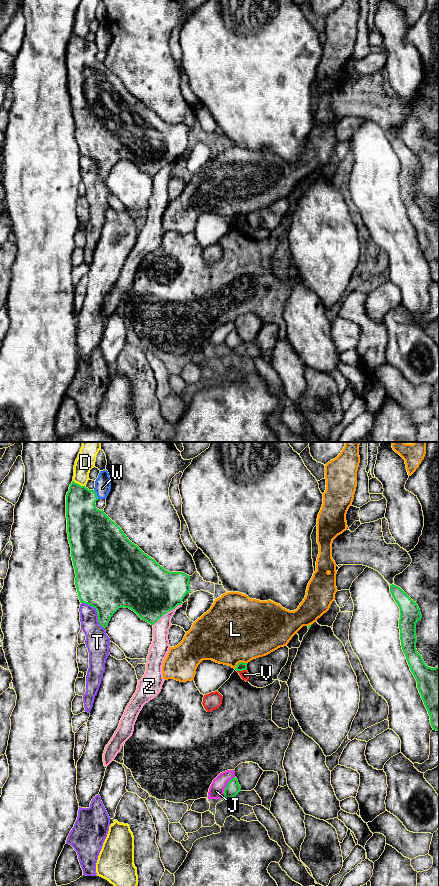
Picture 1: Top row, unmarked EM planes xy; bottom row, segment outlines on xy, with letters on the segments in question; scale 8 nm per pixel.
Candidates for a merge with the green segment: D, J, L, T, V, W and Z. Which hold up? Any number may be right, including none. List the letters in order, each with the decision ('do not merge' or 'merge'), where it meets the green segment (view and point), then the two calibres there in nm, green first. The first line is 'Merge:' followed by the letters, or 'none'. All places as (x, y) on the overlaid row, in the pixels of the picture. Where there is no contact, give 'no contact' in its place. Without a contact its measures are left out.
Merge: none
D: do not merge | xy (78, 484) | 260/150 nm
J: do not merge | xy (226, 786) | 120/130 nm
L: do not merge | xy (240, 662) | 70/500 nm
T: do not merge | xy (97, 612) | 440/190 nm
V: do not merge | xy (241, 670) | 70/70 nm
W: do not merge | xy (96, 494) | 300/130 nm
Z: do not merge | xy (167, 611) | 420/130 nm

